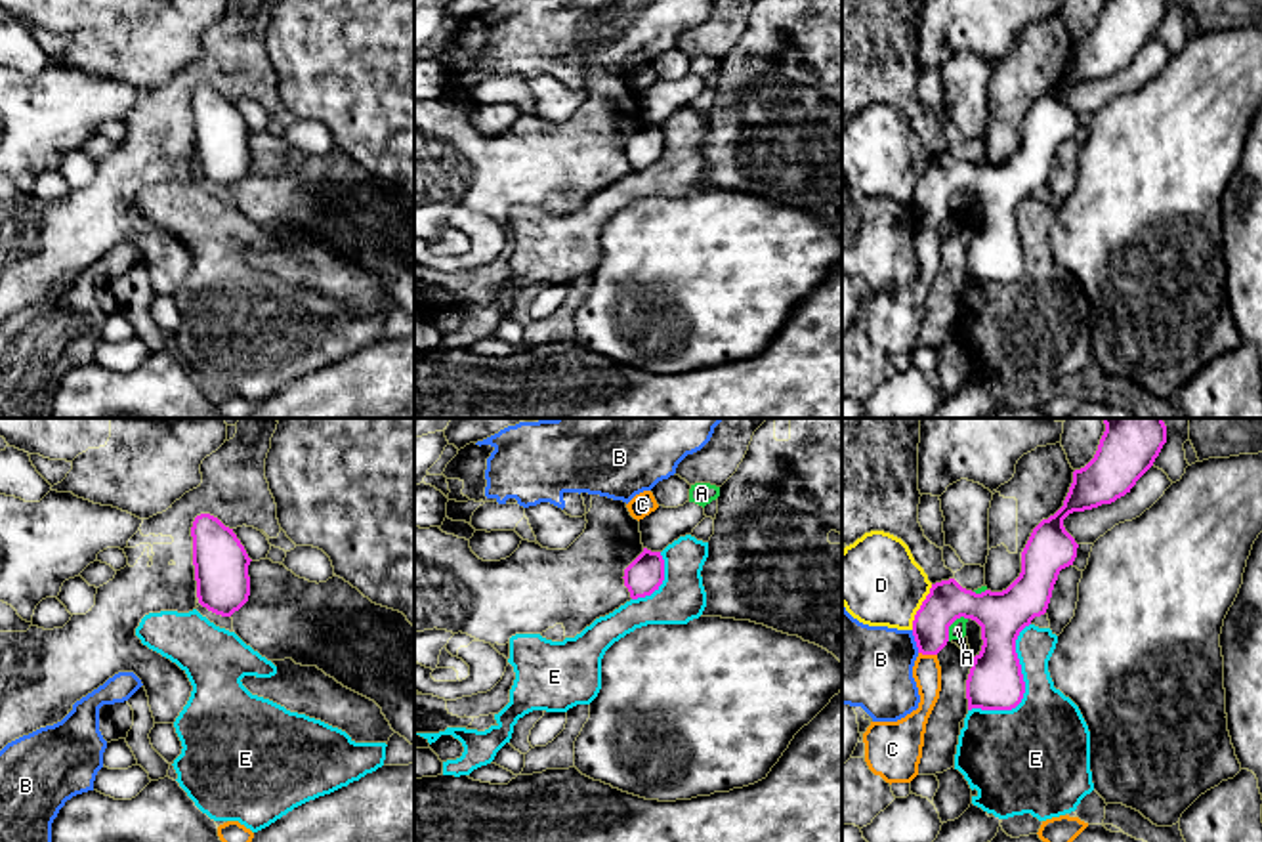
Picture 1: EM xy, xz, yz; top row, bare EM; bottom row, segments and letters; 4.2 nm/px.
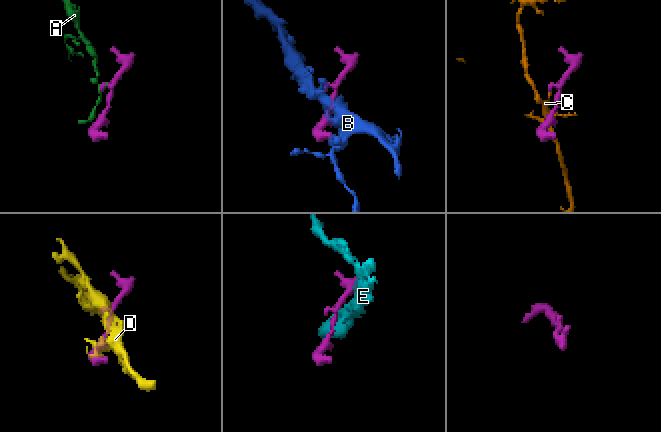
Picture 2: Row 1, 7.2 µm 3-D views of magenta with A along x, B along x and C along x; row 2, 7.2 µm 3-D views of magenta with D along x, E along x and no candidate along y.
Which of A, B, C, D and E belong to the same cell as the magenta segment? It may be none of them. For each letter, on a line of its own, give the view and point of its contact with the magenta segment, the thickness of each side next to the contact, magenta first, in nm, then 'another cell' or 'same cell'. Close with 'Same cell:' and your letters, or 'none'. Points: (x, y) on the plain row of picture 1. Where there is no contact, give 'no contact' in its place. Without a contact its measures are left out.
A: yz (951, 195) | 200/70 nm | another cell
B: yz (917, 214) | 170/340 nm | another cell
C: yz (928, 226) | 170/120 nm | another cell
D: yz (921, 180) | 170/360 nm | another cell
E: yz (1024, 260) | 240/380 nm | another cell
Same cell: none

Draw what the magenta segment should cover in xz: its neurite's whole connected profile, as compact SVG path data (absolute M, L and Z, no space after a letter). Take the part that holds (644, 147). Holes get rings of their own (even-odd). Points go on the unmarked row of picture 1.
M643 124L624 141L624 158L632 172L651 168L664 153L664 132L661 124Z

